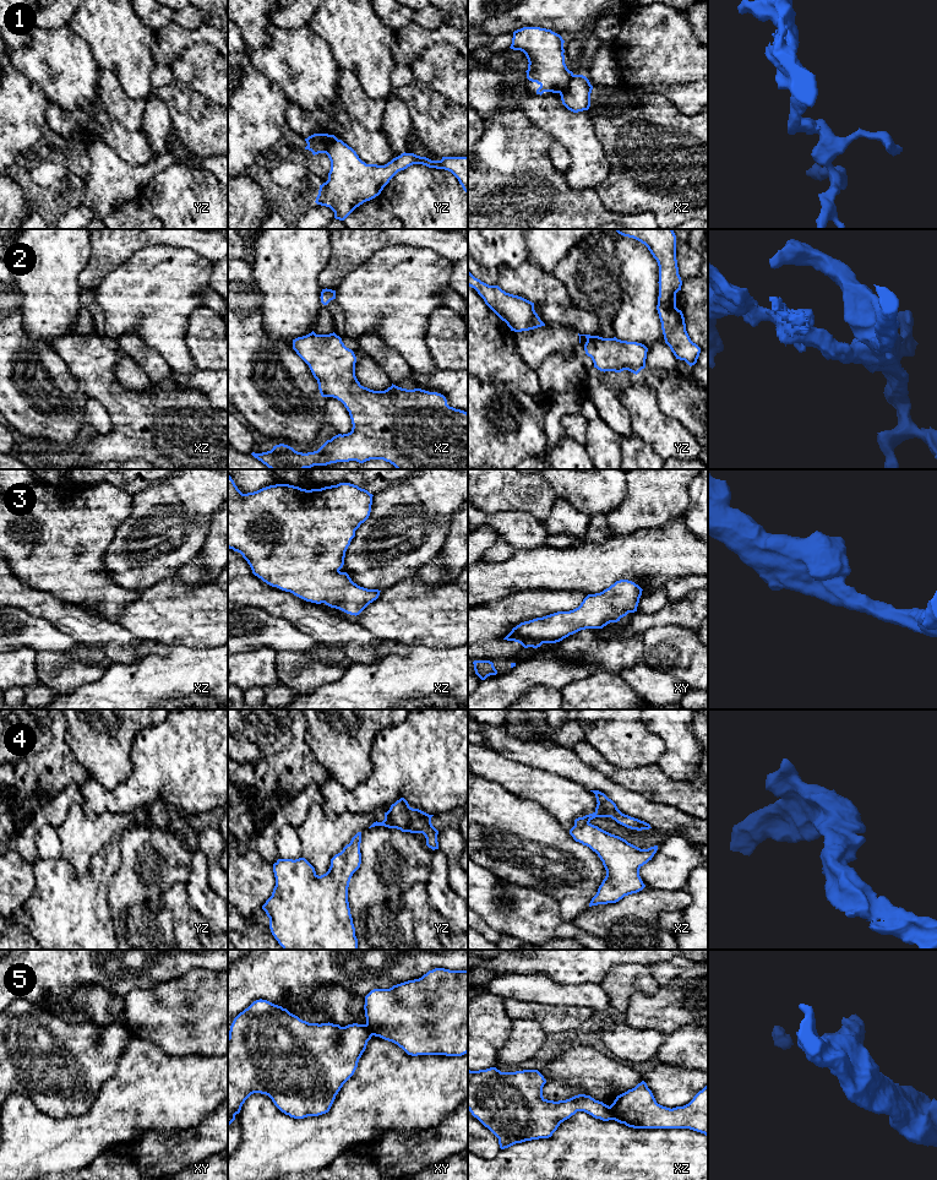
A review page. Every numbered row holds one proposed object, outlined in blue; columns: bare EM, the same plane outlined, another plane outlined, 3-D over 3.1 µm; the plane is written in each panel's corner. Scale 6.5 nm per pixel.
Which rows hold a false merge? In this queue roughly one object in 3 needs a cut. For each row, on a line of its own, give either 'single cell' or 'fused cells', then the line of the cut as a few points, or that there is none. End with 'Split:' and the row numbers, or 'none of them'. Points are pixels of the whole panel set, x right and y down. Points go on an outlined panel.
1: fused cells; cut yz (321, 134), (325, 152)
2: single cell; cut none
3: single cell; cut none
4: single cell; cut none
5: fused cells; cut xz (609, 1107), (614, 1119)
Split: 1, 5

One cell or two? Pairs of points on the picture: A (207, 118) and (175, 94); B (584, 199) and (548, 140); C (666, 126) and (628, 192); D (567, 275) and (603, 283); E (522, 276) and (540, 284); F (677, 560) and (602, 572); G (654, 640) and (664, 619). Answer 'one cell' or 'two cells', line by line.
A: one cell
B: one cell
C: one cell
D: one cell
E: one cell
F: one cell
G: two cells

